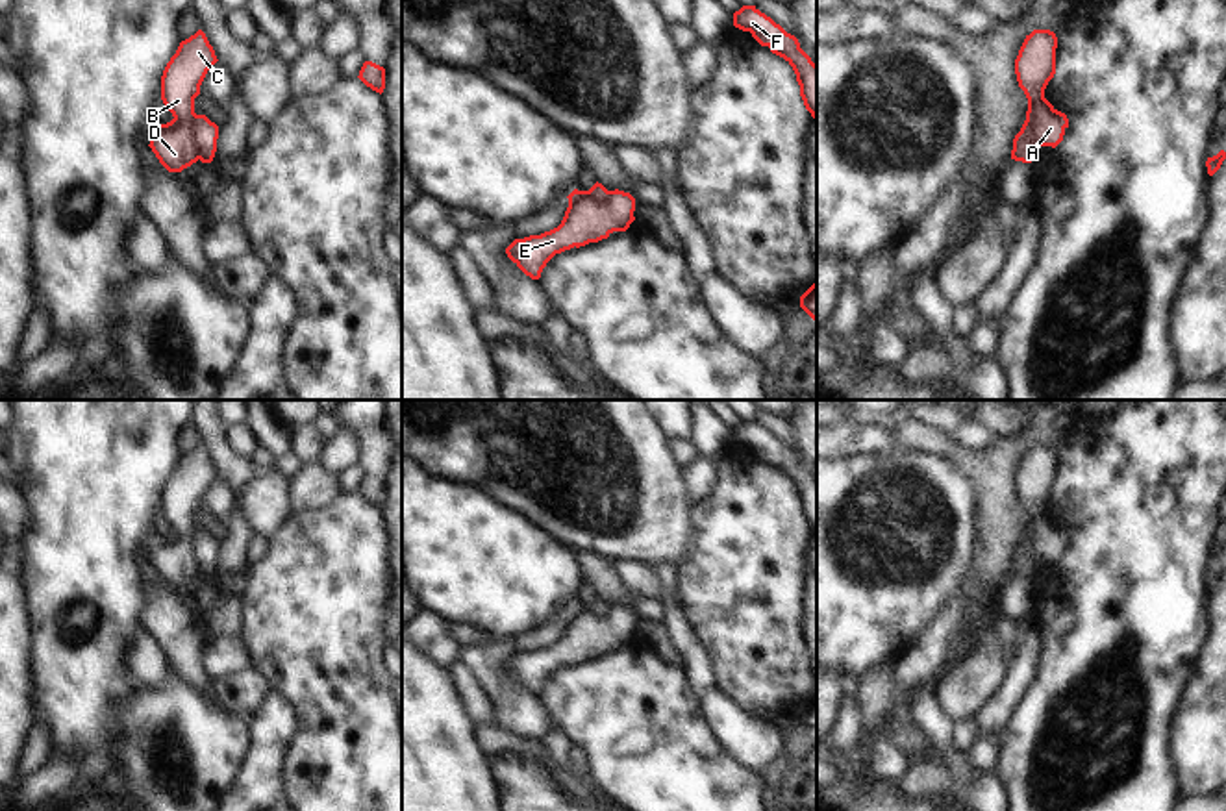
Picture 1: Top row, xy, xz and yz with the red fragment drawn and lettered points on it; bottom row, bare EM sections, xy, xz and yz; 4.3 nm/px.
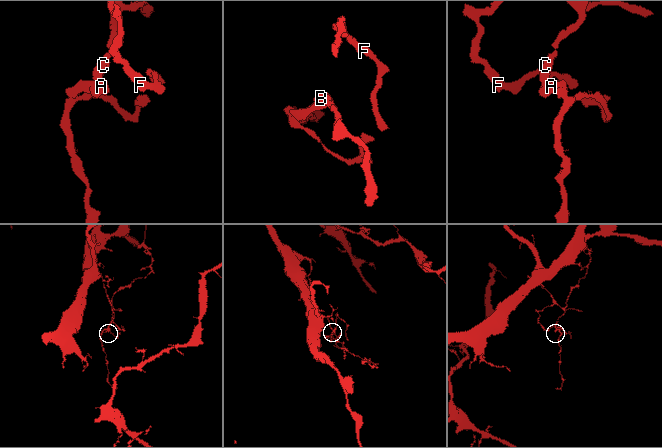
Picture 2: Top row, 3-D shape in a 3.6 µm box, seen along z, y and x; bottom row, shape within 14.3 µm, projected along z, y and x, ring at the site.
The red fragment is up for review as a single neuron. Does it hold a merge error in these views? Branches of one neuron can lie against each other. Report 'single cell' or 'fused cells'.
fused cells

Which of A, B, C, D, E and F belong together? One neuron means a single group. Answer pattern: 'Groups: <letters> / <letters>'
Groups: A E / B C D F

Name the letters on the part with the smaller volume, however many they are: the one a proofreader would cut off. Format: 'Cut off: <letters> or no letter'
Cut off: A, E

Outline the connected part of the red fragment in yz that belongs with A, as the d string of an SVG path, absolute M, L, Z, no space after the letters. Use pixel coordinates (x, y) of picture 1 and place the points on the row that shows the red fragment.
M1048 100L1039 104L1033 115L1026 120L1024 139L1035 148L1052 146L1056 148L1069 128L1065 113L1057 111Z

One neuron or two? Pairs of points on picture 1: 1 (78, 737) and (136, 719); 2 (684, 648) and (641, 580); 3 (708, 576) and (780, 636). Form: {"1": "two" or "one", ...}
{"1": "two", "2": "two", "3": "one"}

